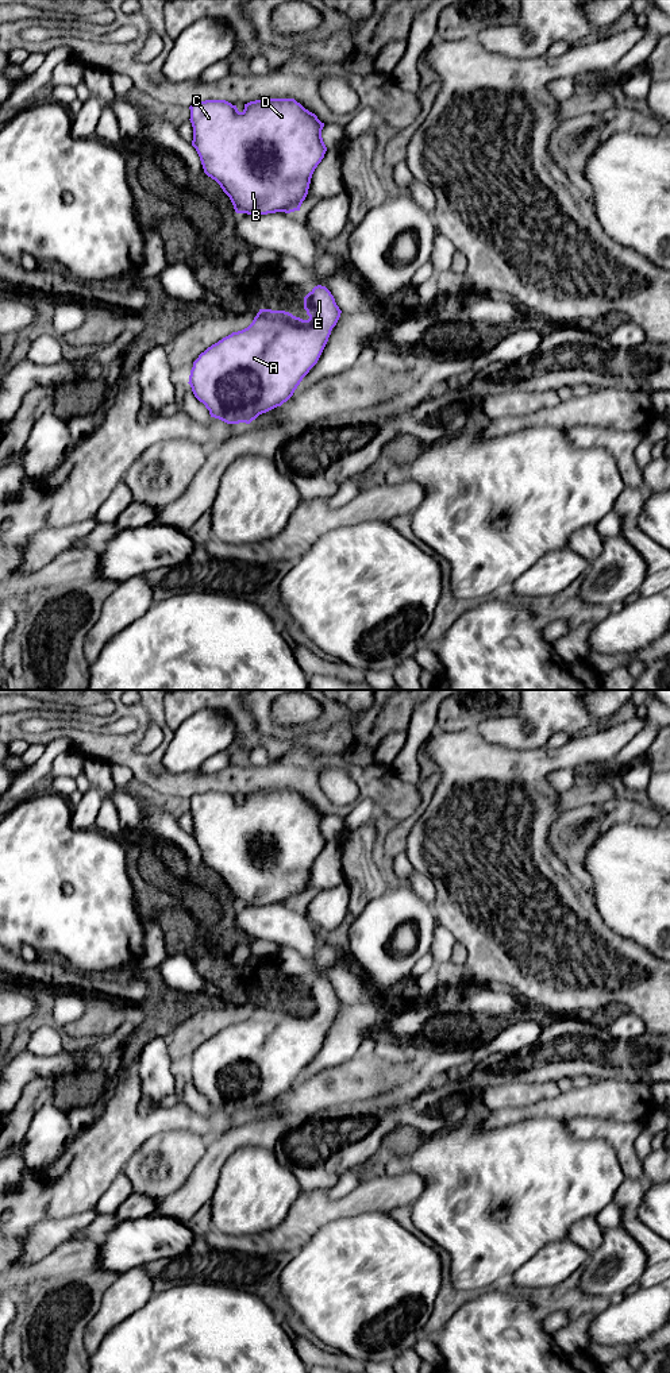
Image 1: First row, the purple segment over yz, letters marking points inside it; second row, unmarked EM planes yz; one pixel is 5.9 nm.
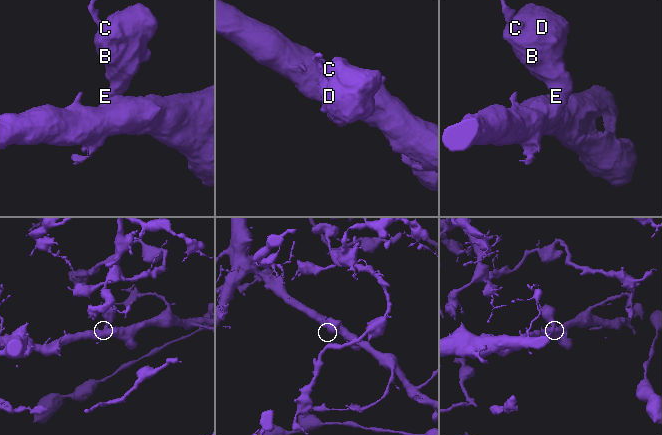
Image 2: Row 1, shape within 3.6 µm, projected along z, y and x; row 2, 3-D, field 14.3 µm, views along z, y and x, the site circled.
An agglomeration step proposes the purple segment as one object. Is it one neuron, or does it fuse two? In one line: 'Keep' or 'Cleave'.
Keep

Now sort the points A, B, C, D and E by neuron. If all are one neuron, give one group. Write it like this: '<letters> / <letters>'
A B C D E

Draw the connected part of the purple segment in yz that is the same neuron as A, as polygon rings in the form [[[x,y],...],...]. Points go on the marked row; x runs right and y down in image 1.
[[[321,285],[304,297],[304,309],[308,320],[259,309],[247,328],[199,355],[188,383],[211,417],[250,424],[293,396],[317,363],[342,313]]]

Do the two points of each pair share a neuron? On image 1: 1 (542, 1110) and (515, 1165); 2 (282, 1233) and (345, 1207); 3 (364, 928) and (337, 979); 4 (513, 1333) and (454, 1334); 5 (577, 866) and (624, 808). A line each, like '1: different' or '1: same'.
1: different
2: same
3: different
4: same
5: same

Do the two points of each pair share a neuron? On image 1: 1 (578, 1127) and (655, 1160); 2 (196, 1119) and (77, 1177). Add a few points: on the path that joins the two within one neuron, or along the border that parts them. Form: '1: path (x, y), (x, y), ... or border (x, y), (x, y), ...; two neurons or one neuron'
1: border (640, 1161), (642, 1177); two neurons
2: path (166, 1119), (134, 1130), (124, 1130), (107, 1148); one neuron

